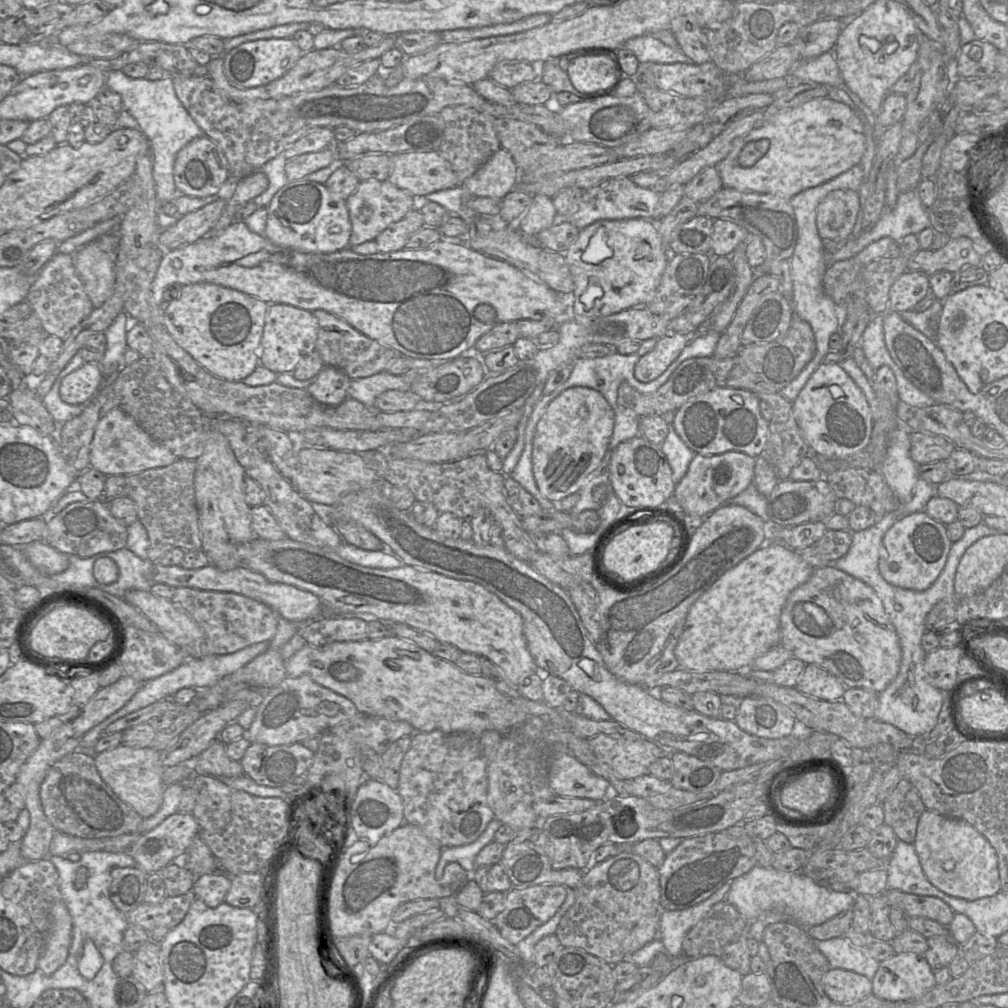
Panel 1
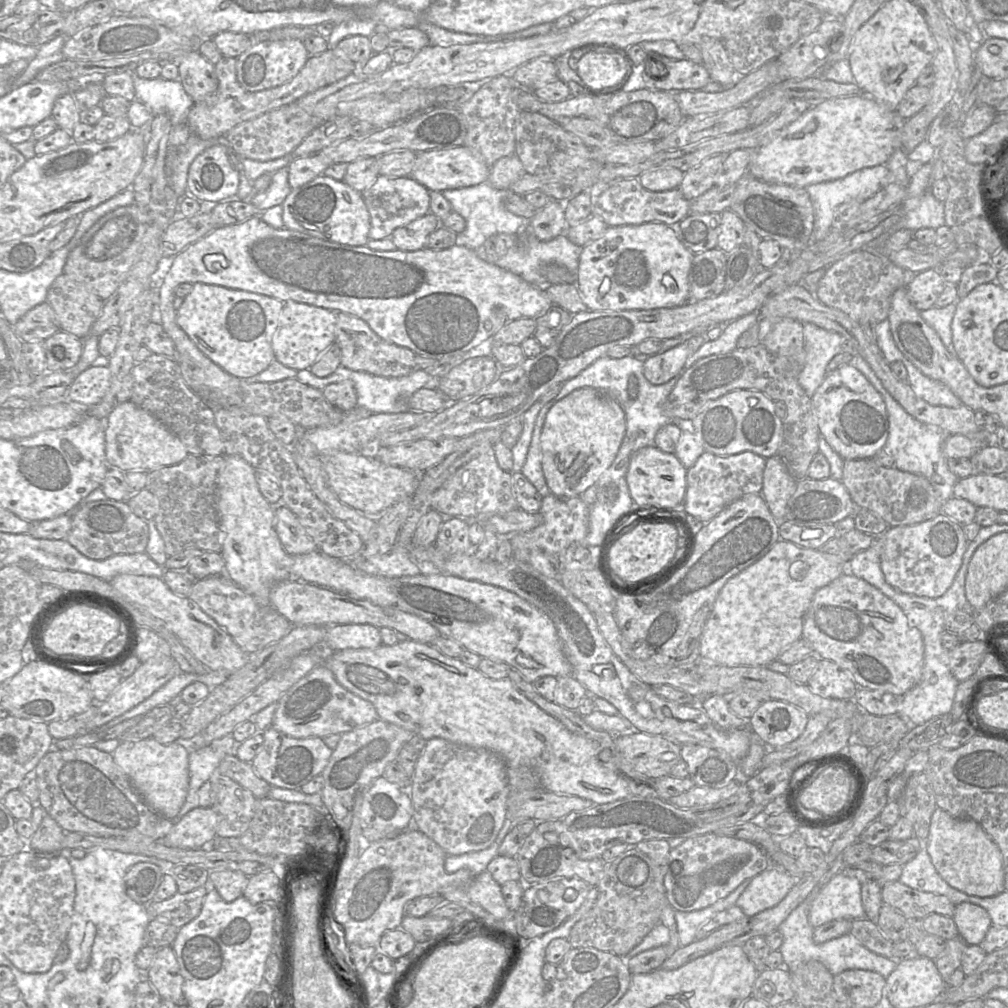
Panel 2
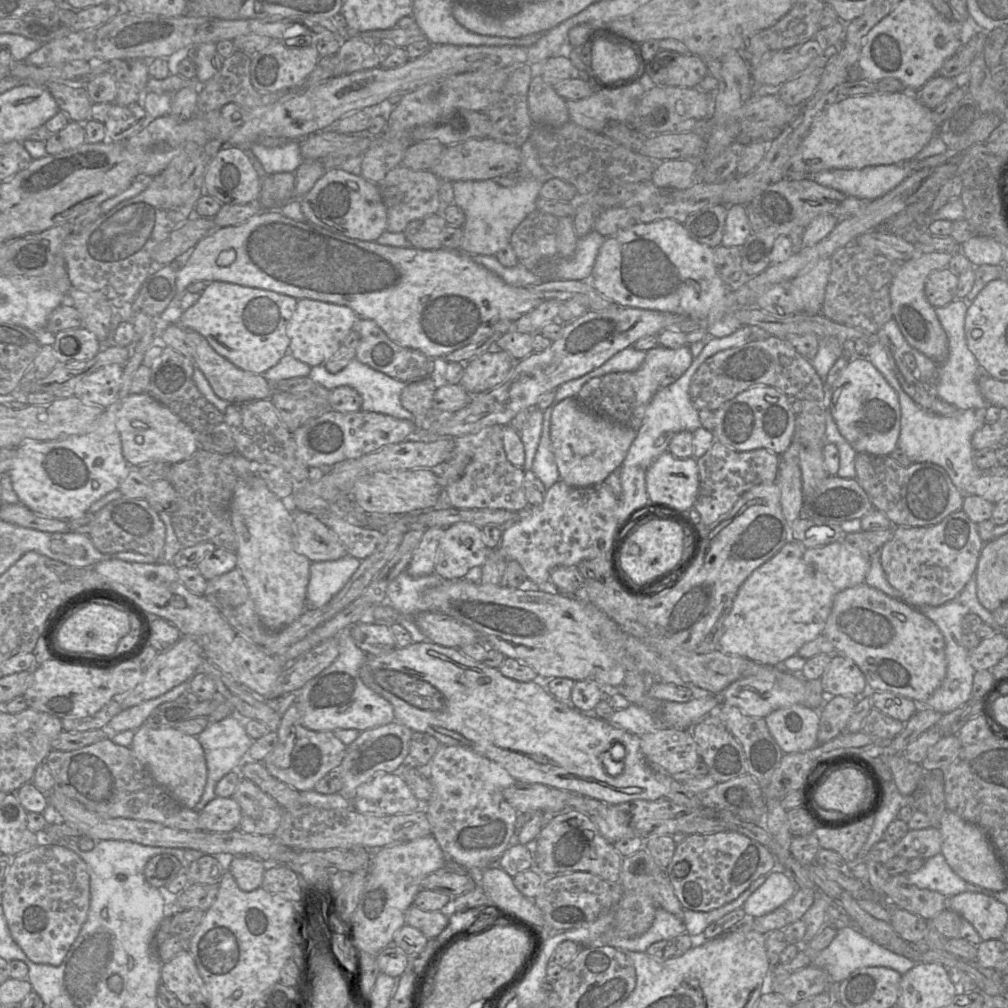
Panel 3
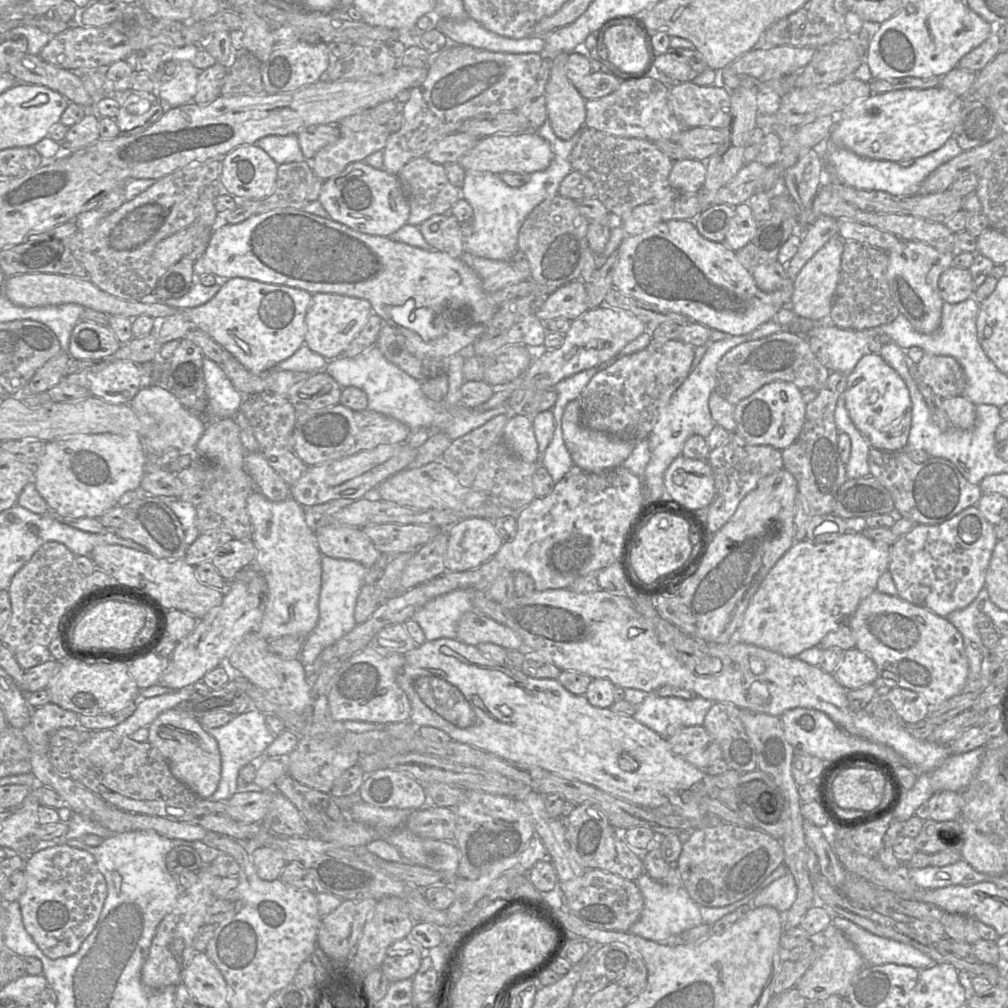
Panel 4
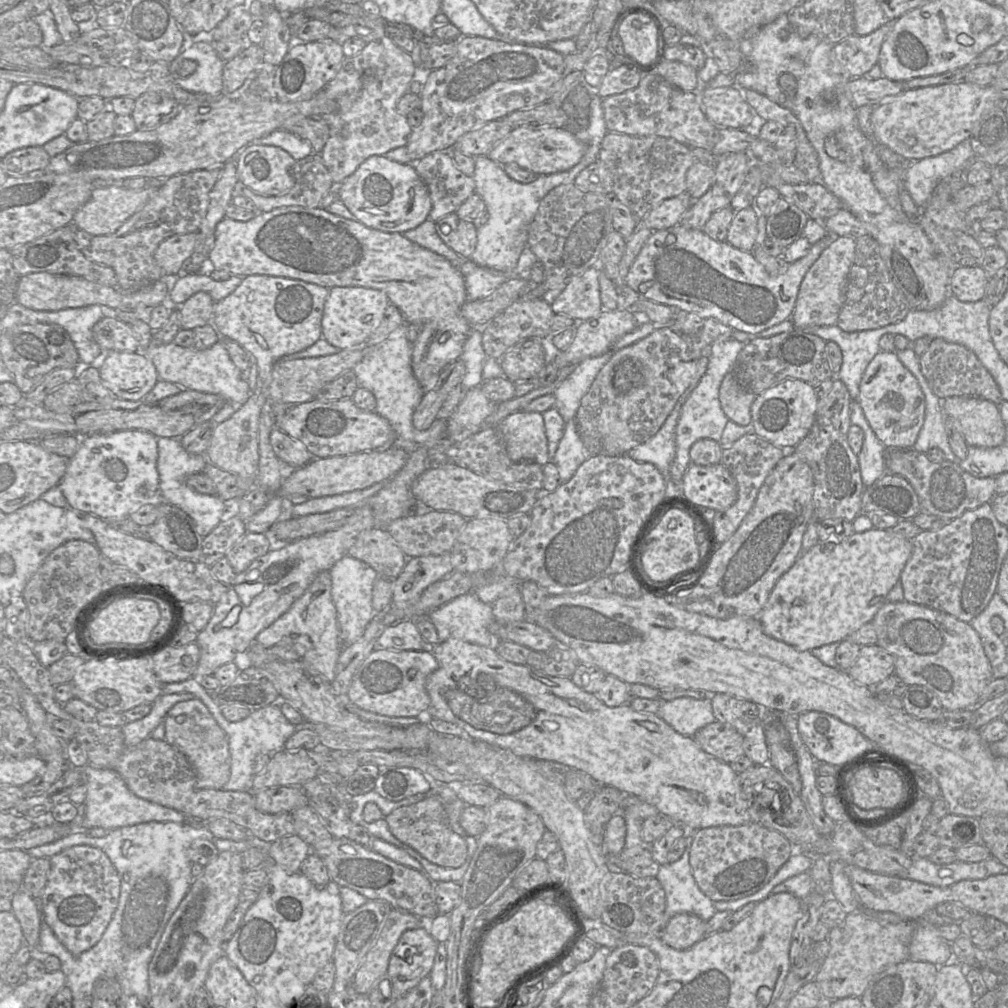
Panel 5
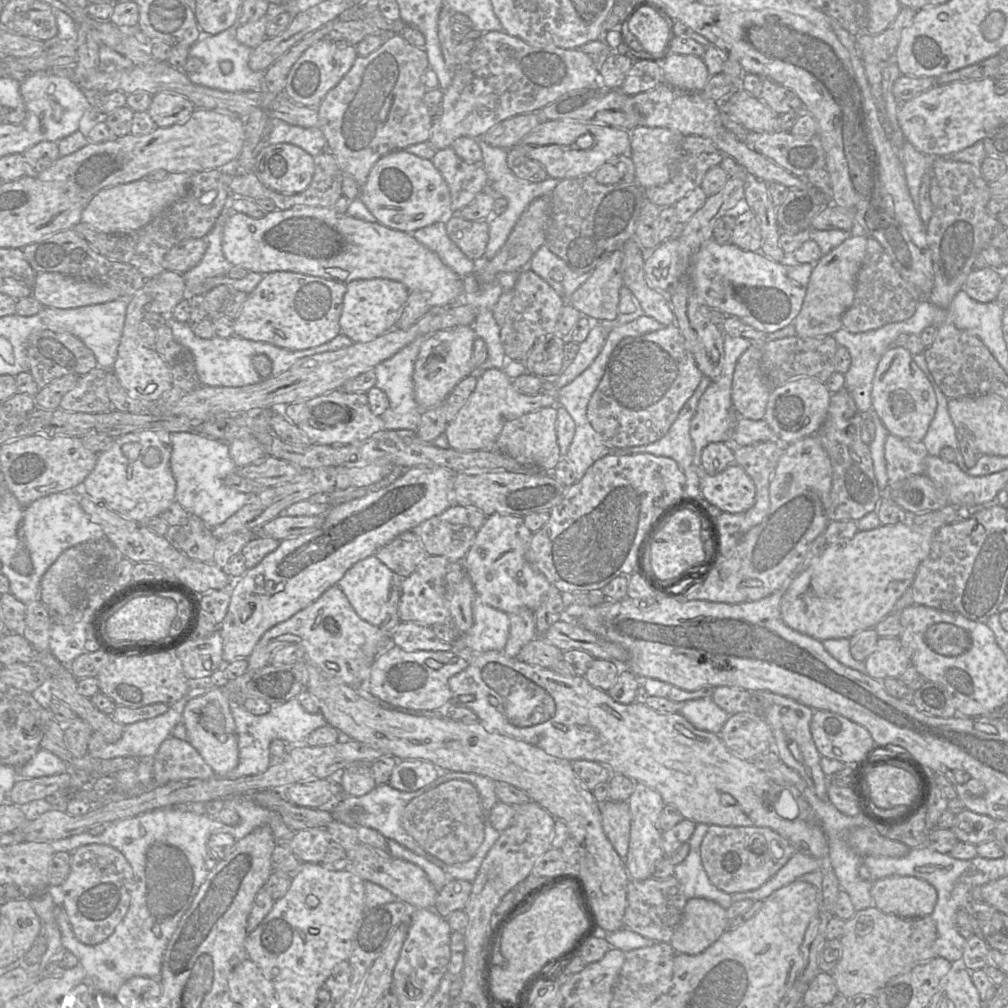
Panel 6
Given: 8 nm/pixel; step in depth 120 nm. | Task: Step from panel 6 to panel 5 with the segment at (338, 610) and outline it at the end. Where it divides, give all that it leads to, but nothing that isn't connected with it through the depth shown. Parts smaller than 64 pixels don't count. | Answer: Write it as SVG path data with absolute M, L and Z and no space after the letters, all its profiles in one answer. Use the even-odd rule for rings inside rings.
M329 571L320 572L292 606L255 638L256 644L267 649L277 644L293 644L302 661L312 666L329 683L335 678L336 665L344 649L331 590Z

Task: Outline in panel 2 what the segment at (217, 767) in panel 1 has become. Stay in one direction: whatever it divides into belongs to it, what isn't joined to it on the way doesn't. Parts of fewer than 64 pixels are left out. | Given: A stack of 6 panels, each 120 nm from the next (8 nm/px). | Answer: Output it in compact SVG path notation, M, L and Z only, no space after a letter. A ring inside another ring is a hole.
M228 754L221 760L217 774L237 782L256 798L266 797L272 787L255 772L251 763L241 761L235 754Z

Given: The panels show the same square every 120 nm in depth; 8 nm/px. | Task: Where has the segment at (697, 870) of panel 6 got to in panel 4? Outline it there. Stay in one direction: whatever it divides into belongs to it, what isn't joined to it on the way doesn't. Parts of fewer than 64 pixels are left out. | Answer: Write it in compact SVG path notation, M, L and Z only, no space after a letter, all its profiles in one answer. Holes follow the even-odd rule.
M643 873L635 882L643 895L644 908L640 918L629 929L629 933L647 940L663 942L703 924L700 906L691 899L682 883L666 885L652 879L646 873Z

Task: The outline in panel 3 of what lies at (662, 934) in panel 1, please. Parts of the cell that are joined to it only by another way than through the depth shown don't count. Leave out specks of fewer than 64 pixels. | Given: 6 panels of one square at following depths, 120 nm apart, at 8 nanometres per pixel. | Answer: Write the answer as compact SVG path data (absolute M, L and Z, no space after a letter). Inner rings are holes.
M765 874L755 880L751 885L734 901L709 912L683 910L683 921L686 933L695 939L703 939L704 930L713 922L727 915L728 913L742 908L744 903L767 879L769 874Z

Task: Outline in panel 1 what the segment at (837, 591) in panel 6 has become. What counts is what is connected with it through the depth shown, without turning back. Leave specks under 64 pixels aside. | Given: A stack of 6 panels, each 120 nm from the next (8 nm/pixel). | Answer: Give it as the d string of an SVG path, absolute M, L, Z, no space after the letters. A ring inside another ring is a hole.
M782 542L761 548L725 572L690 608L675 648L679 669L692 672L741 671L771 648L780 644L780 615L790 593L805 583L814 568Z

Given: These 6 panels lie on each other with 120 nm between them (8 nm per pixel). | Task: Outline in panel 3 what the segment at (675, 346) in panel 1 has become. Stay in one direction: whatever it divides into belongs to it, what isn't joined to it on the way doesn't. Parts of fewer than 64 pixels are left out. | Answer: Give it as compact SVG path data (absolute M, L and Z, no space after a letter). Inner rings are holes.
M689 345L676 349L662 346L650 349L646 353L644 362L636 371L614 372L592 378L584 384L577 398L589 412L608 417L637 432L654 394L679 379L690 367L693 359Z

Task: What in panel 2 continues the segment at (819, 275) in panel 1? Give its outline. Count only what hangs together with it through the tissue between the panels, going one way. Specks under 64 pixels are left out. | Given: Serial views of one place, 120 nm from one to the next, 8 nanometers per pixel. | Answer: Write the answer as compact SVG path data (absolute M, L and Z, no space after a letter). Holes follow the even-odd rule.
M881 164L857 170L837 180L807 186L806 191L809 194L814 209L814 225L810 235L810 242L823 240L830 233L834 211L839 205L851 200L864 202L889 183L895 182L892 182L892 176L887 166ZM810 322L803 323L806 359L798 383L811 397L826 376L829 361L841 352L843 336Z

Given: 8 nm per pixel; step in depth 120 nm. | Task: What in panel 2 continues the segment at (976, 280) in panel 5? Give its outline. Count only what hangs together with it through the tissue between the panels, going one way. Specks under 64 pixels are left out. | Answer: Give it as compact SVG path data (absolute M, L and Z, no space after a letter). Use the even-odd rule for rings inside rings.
M938 269L924 270L910 276L906 286L908 297L919 311L928 310L934 306L945 284Z

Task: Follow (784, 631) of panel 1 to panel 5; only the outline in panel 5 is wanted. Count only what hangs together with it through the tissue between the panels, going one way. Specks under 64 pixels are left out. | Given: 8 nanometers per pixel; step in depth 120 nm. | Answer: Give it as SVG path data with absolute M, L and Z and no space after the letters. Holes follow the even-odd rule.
M886 602L871 621L877 634L876 645L894 657L895 673L905 685L920 685L932 691L945 711L973 709L979 696L993 679L990 662L984 652L979 634L967 622L924 605Z

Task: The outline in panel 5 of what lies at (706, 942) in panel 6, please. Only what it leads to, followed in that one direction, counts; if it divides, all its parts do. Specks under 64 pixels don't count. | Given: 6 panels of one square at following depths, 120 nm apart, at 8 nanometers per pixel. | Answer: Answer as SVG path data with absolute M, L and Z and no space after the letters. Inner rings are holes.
M681 913L671 918L660 938L676 950L687 950L706 936L707 921L694 914Z

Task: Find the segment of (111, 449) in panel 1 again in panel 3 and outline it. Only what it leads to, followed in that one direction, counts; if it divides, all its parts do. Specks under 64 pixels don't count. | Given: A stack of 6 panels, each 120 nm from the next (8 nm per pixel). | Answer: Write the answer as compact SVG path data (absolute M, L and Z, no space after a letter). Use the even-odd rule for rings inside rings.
M148 393L131 394L120 402L116 416L122 453L131 467L140 467L153 461L177 464L189 459L198 450L198 436L178 416Z

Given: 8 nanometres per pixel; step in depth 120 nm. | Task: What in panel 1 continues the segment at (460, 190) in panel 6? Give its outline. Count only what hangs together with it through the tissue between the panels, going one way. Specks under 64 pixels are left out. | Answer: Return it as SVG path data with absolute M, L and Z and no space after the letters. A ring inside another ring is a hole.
M388 180L361 181L356 190L345 199L351 222L349 247L374 240L392 223L402 219L416 207L416 198Z

